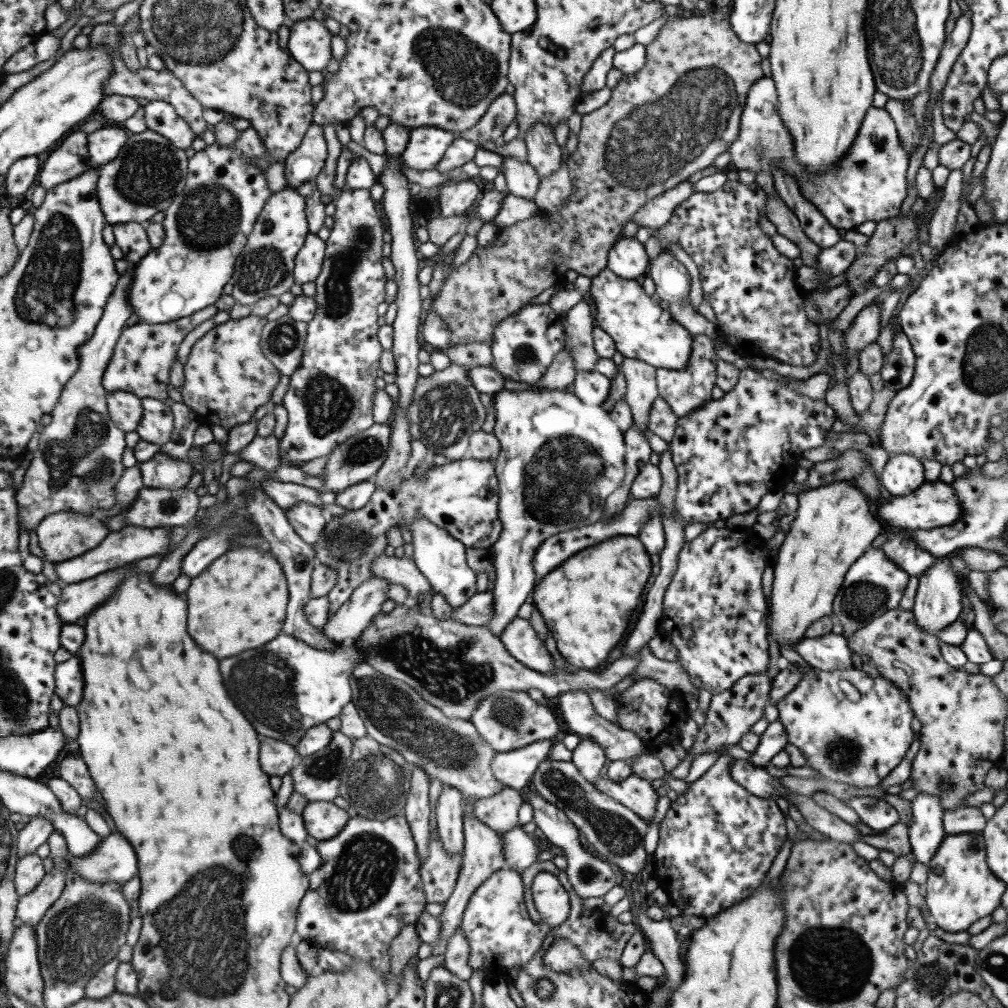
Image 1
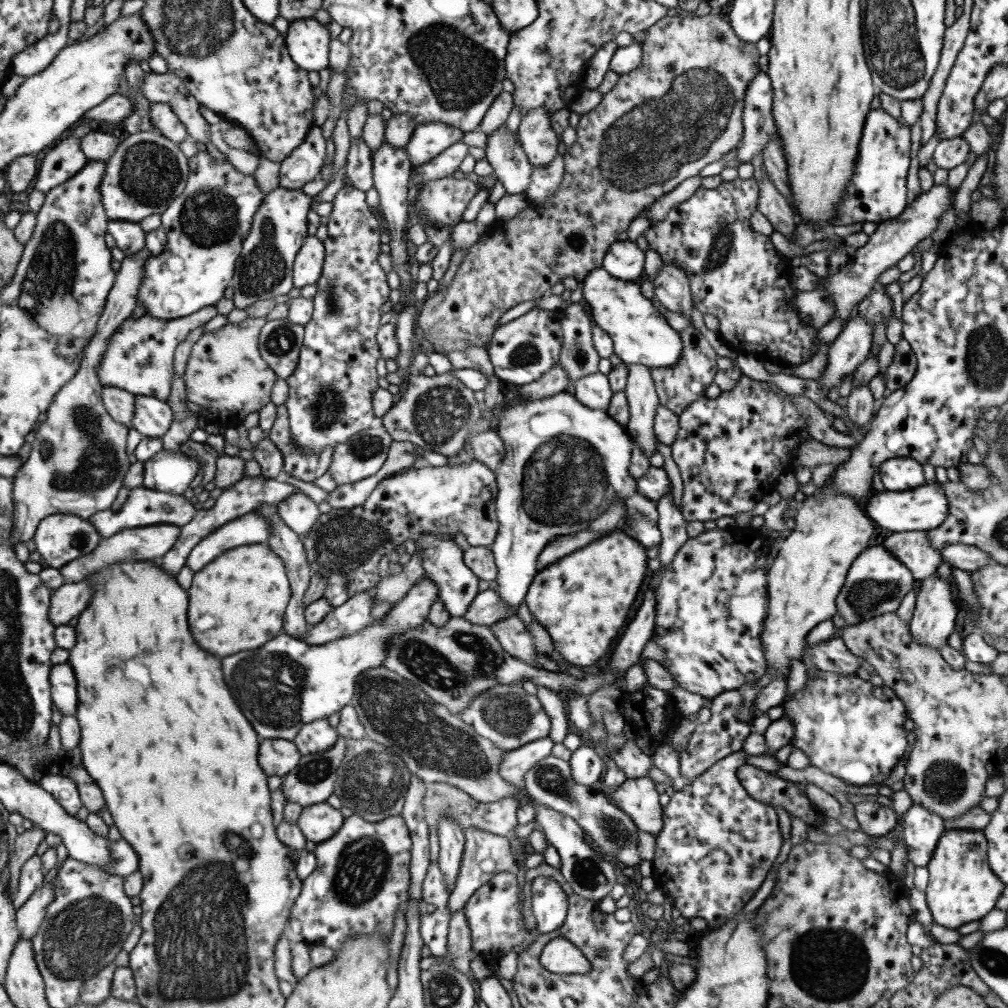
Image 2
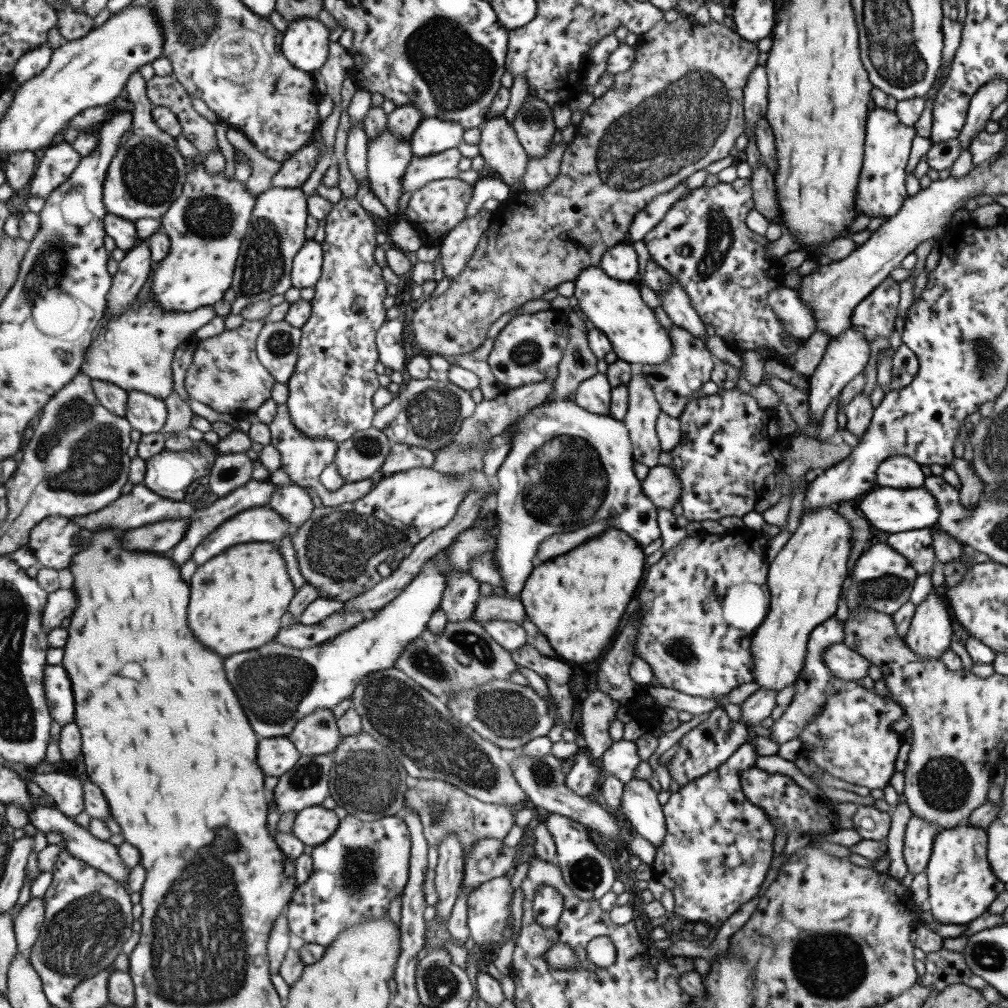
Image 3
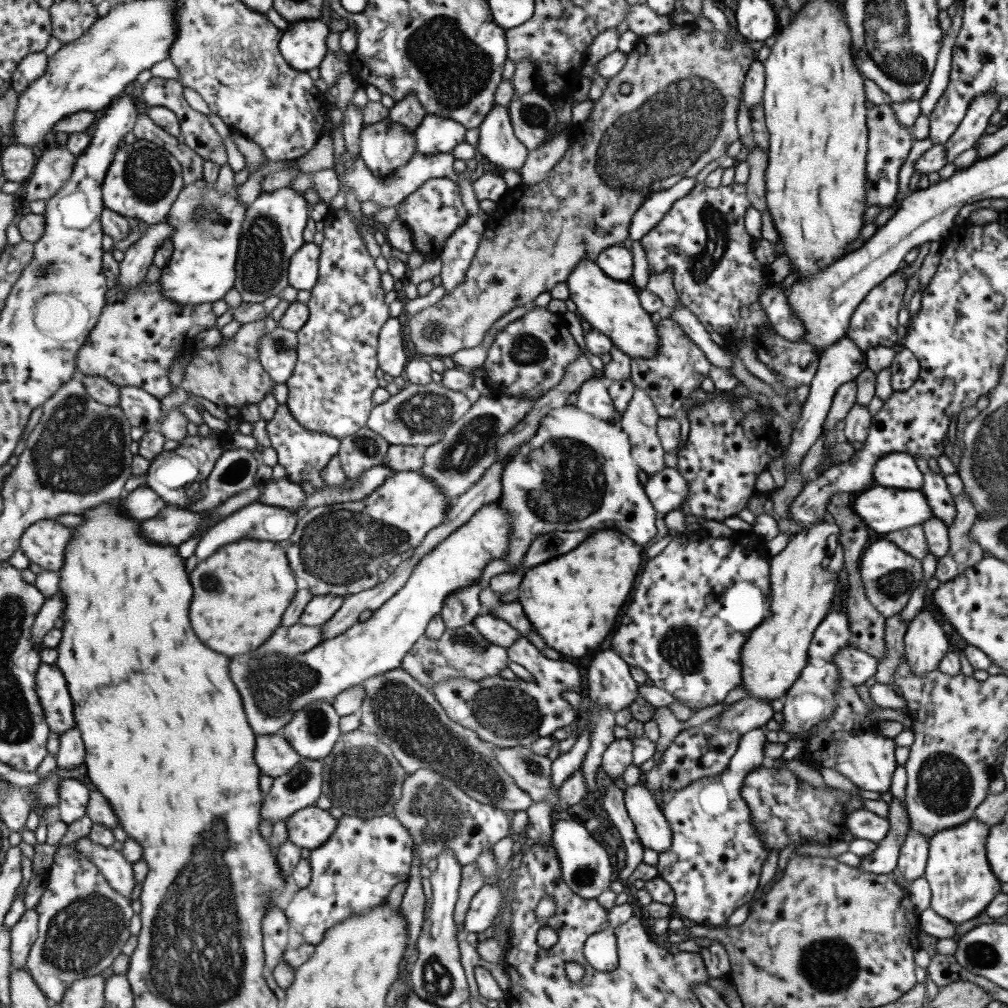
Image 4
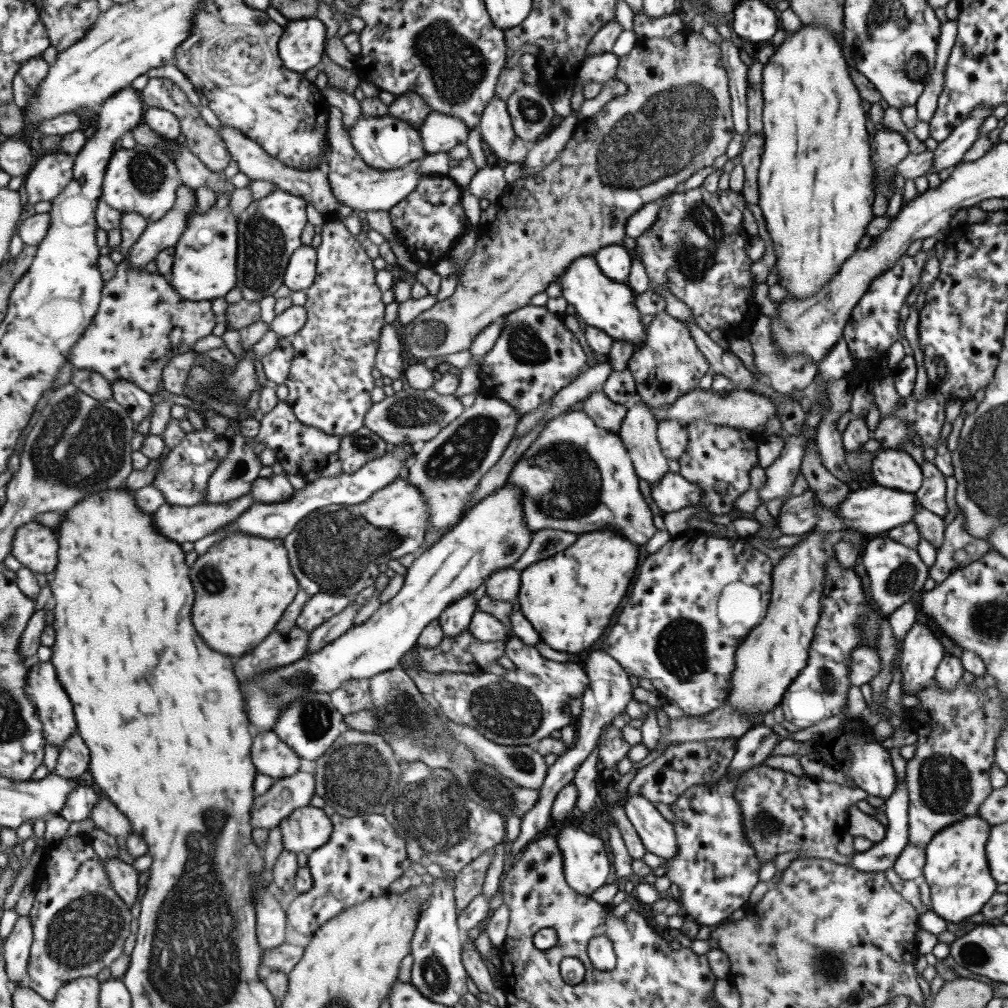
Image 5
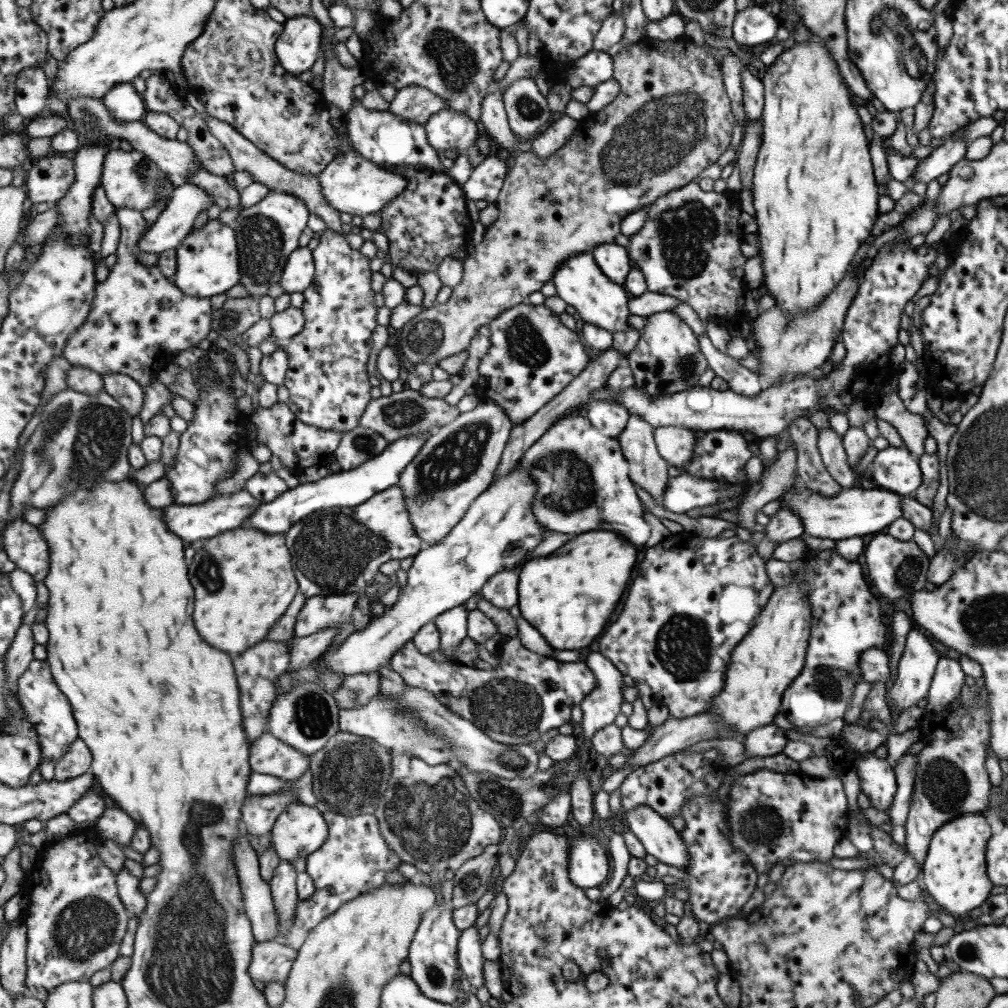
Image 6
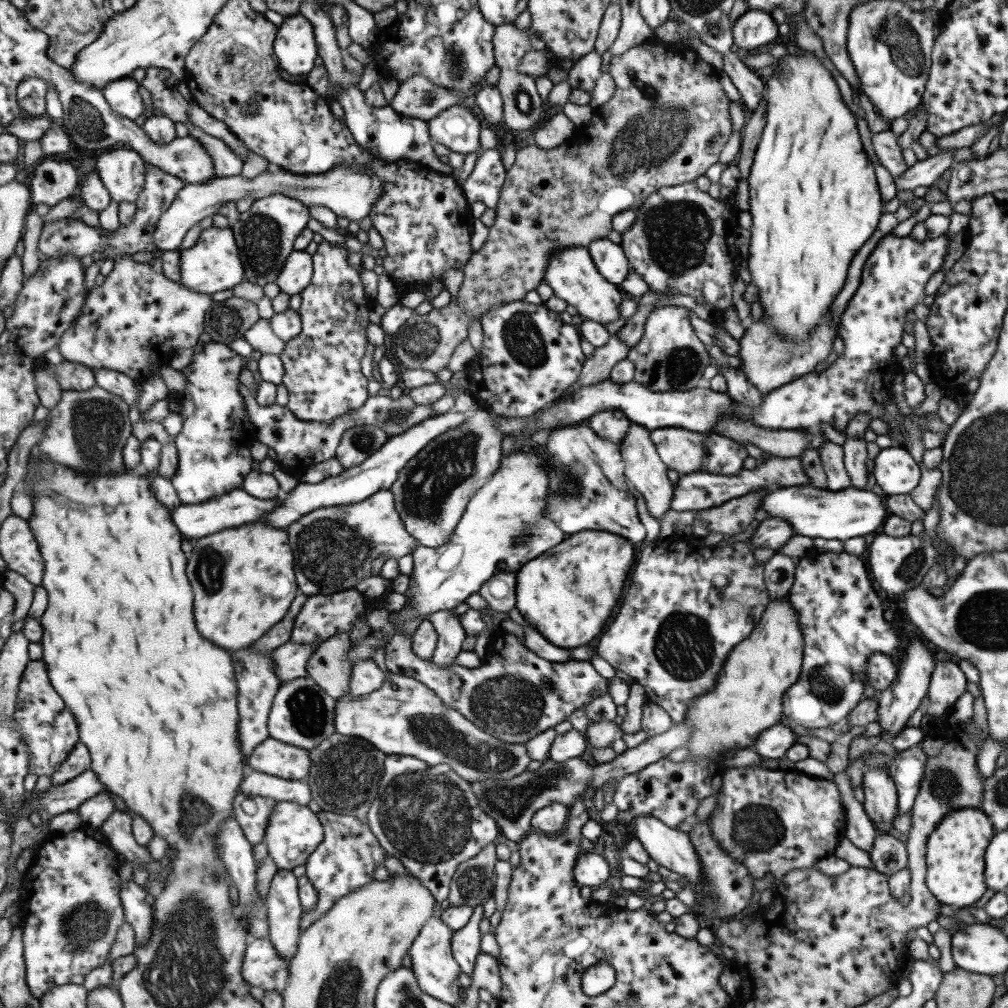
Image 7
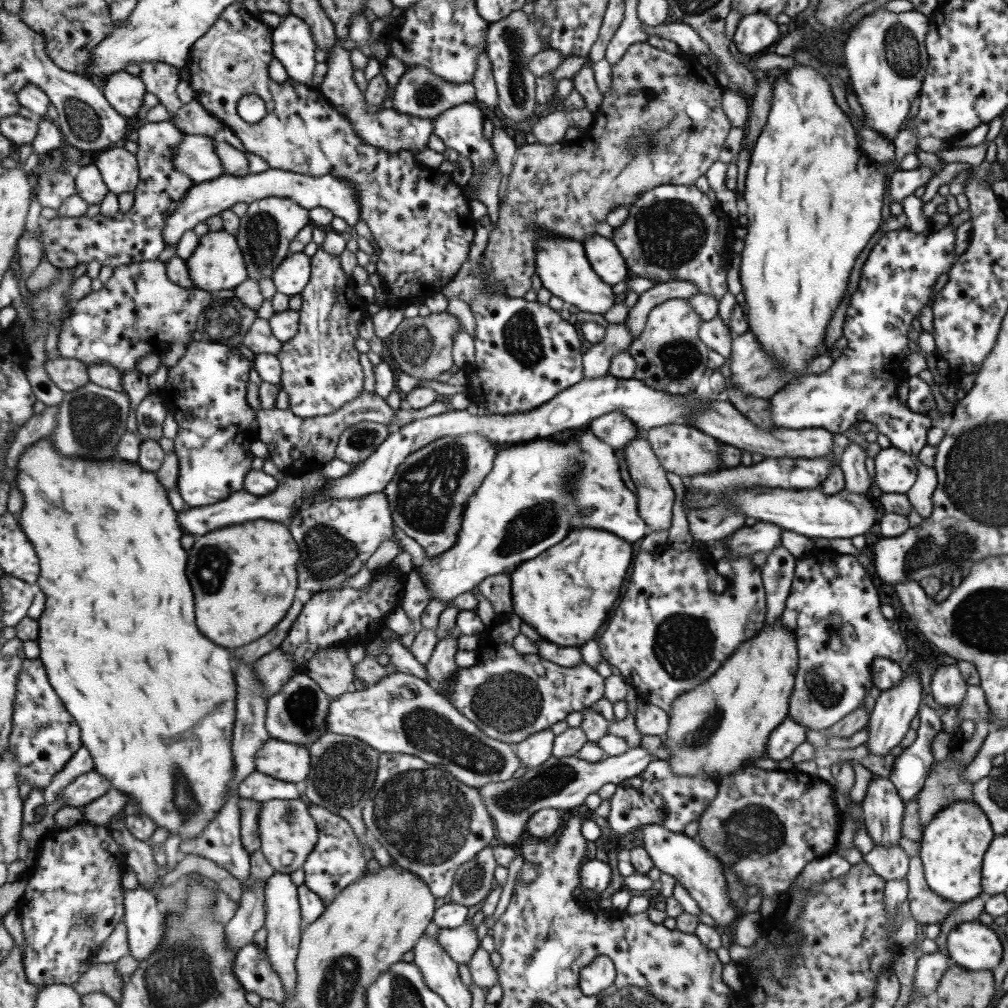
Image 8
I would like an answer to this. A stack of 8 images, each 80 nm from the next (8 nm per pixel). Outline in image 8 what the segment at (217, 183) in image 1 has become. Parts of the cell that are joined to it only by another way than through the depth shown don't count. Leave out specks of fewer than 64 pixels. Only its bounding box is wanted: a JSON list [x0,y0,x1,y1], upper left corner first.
[187,229,250,294]

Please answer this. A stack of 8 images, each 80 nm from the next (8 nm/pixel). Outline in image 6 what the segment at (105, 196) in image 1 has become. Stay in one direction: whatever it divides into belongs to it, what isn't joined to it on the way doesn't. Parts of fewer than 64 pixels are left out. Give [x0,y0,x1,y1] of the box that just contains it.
[102,149,171,212]

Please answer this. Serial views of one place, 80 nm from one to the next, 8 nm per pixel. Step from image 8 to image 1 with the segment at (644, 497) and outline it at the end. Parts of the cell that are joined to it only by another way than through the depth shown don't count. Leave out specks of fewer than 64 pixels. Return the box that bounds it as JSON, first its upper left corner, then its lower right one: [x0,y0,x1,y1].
[619,358,658,431]

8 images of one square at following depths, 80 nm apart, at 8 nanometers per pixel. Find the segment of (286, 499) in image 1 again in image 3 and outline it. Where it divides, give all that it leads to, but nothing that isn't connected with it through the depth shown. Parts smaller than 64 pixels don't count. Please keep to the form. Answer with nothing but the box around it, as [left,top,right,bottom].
[168,479,278,566]

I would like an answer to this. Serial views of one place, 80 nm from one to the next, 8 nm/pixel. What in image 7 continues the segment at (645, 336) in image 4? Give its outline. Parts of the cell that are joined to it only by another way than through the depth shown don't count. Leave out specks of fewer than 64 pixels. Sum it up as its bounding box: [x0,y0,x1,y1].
[543,247,626,325]

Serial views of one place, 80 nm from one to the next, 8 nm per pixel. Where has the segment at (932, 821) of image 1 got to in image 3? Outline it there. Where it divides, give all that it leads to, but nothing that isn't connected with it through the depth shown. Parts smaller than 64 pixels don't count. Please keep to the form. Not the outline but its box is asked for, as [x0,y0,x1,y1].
[902,815,939,875]

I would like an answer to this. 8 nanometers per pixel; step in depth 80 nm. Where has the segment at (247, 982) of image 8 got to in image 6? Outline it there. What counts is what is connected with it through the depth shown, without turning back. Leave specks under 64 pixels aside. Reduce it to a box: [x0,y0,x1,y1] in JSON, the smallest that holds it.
[250,940,298,984]

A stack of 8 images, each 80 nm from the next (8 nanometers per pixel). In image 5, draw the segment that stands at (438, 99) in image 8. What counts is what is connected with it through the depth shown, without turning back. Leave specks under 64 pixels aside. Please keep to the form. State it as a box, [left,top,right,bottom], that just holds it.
[388,92,432,129]

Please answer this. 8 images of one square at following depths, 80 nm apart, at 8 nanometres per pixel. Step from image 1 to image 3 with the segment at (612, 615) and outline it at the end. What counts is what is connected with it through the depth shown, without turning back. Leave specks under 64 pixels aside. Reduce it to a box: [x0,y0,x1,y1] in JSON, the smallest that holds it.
[518,528,645,665]

